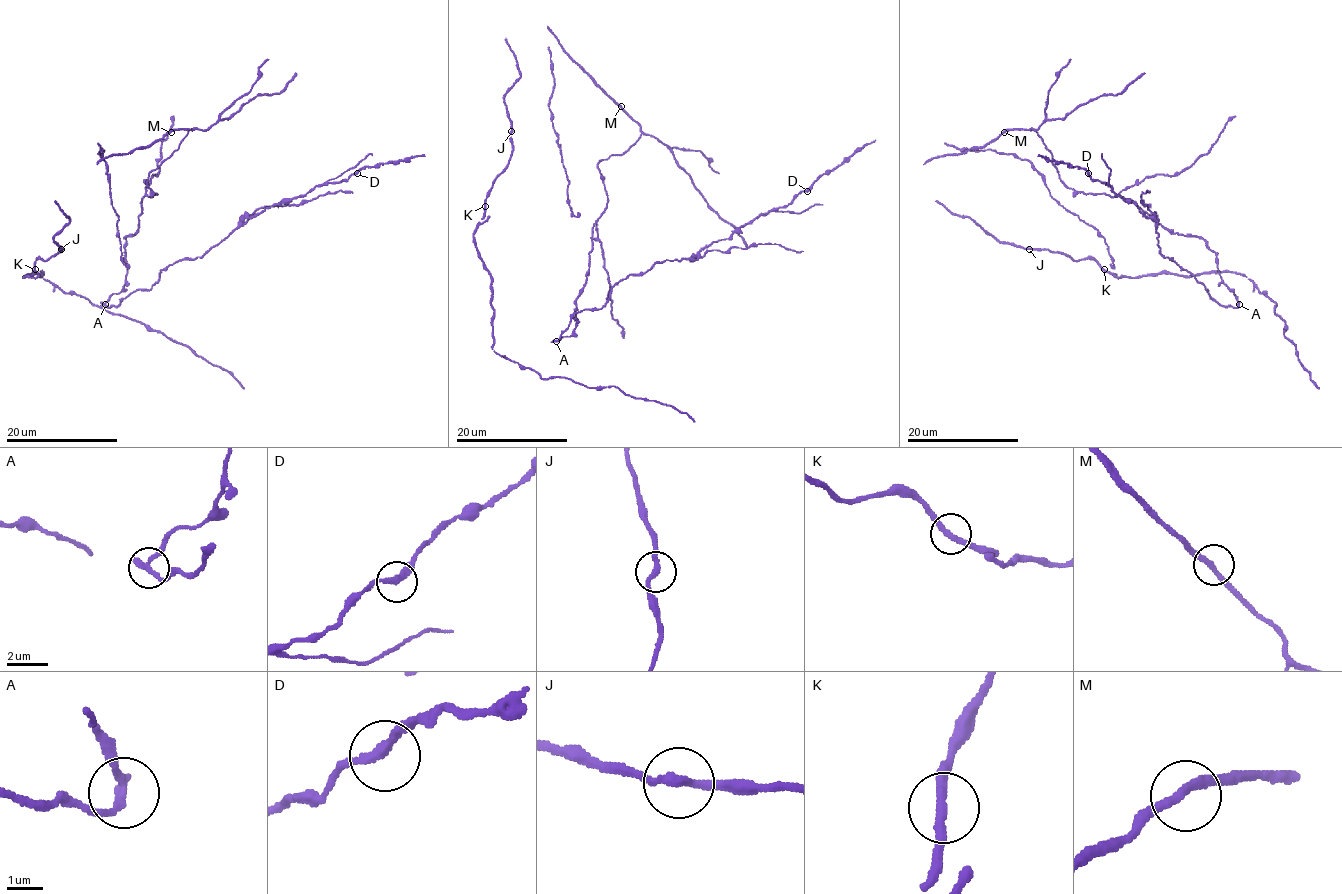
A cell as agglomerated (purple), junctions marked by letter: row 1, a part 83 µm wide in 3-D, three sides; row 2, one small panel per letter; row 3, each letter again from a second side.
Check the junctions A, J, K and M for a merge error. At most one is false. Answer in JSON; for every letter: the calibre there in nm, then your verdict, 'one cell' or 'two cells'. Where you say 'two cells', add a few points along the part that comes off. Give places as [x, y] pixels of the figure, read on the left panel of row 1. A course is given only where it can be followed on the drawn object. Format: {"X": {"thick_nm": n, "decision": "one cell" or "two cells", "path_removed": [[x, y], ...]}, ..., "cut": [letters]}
{"A": {"thick_nm": 240, "decision": "two cells", "path_removed": [[105, 304], [115, 307], [150, 289], [160, 271], [201, 257], [262, 210], [362, 168], [425, 155]]}, "J": {"thick_nm": 240, "decision": "one cell"}, "K": {"thick_nm": 260, "decision": "one cell"}, "M": {"thick_nm": 240, "decision": "one cell"}, "cut": ["A"]}

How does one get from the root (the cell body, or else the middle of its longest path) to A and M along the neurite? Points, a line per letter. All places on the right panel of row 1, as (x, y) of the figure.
A: (1176, 233), (1195, 235), (1205, 242), (1216, 255), (1222, 280), (1234, 293), (1238, 304)
M: (1176, 233), (1162, 228), (1131, 200), (1070, 189), (1059, 178), (1052, 154), (1033, 129), (1004, 132)

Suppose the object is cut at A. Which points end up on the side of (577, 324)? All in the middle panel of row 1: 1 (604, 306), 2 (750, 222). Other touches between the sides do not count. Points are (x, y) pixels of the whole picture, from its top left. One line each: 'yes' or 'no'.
1: no
2: no

